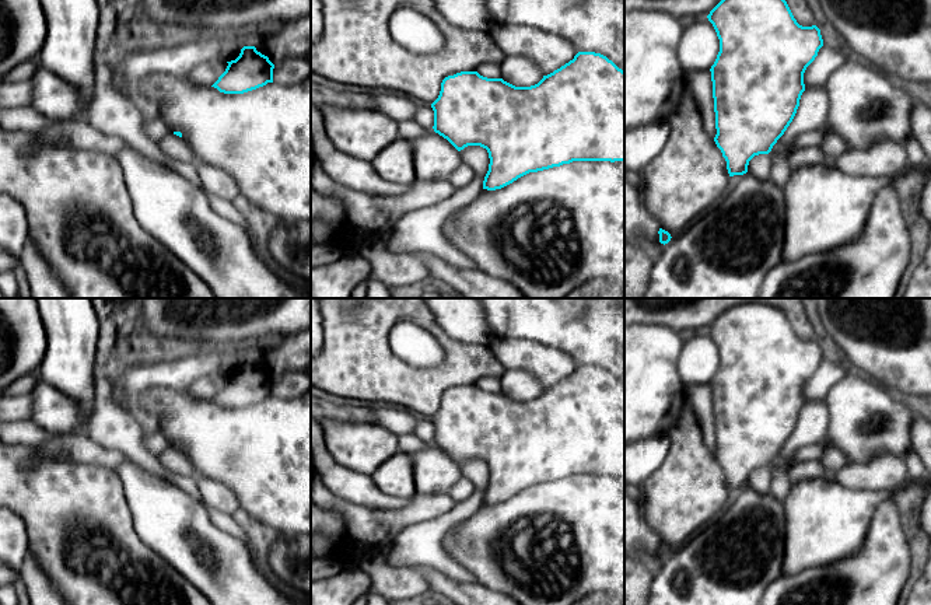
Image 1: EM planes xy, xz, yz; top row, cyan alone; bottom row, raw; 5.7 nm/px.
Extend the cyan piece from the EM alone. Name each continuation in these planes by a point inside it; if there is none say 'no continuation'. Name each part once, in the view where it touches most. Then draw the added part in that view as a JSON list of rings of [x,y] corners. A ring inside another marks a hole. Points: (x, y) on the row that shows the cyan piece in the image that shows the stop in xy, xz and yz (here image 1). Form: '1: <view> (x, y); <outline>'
no continuation

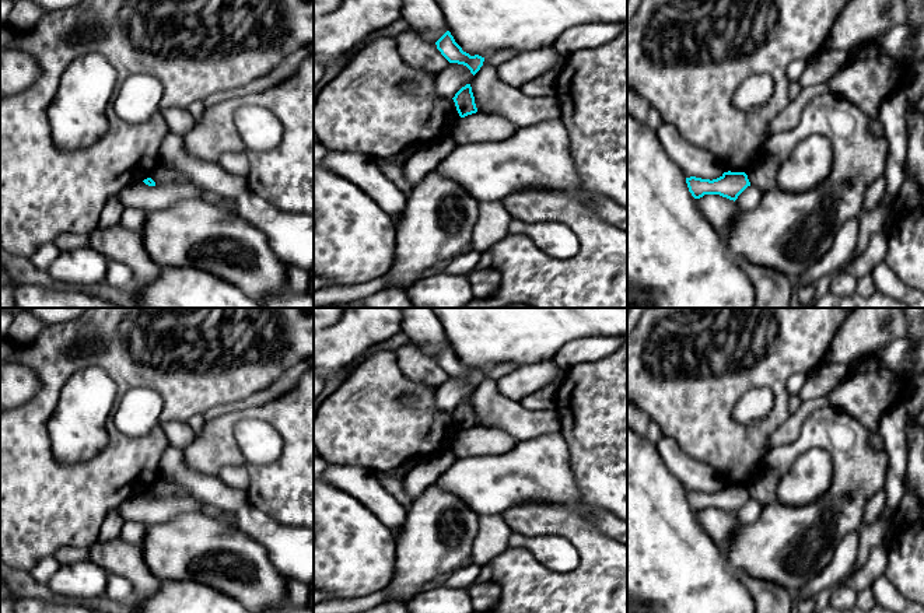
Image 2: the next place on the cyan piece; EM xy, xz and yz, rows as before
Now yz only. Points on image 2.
1: yz (763, 175); [[[763,155],[759,162],[746,172],[752,186],[763,192],[777,188],[777,174],[780,162],[769,155]]]

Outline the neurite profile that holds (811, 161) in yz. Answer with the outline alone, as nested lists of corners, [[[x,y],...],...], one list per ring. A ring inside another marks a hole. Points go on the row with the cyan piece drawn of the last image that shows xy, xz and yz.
[[[808,134],[797,144],[790,158],[780,162],[777,188],[792,193],[808,192],[829,176],[832,167],[830,140],[820,134]]]

